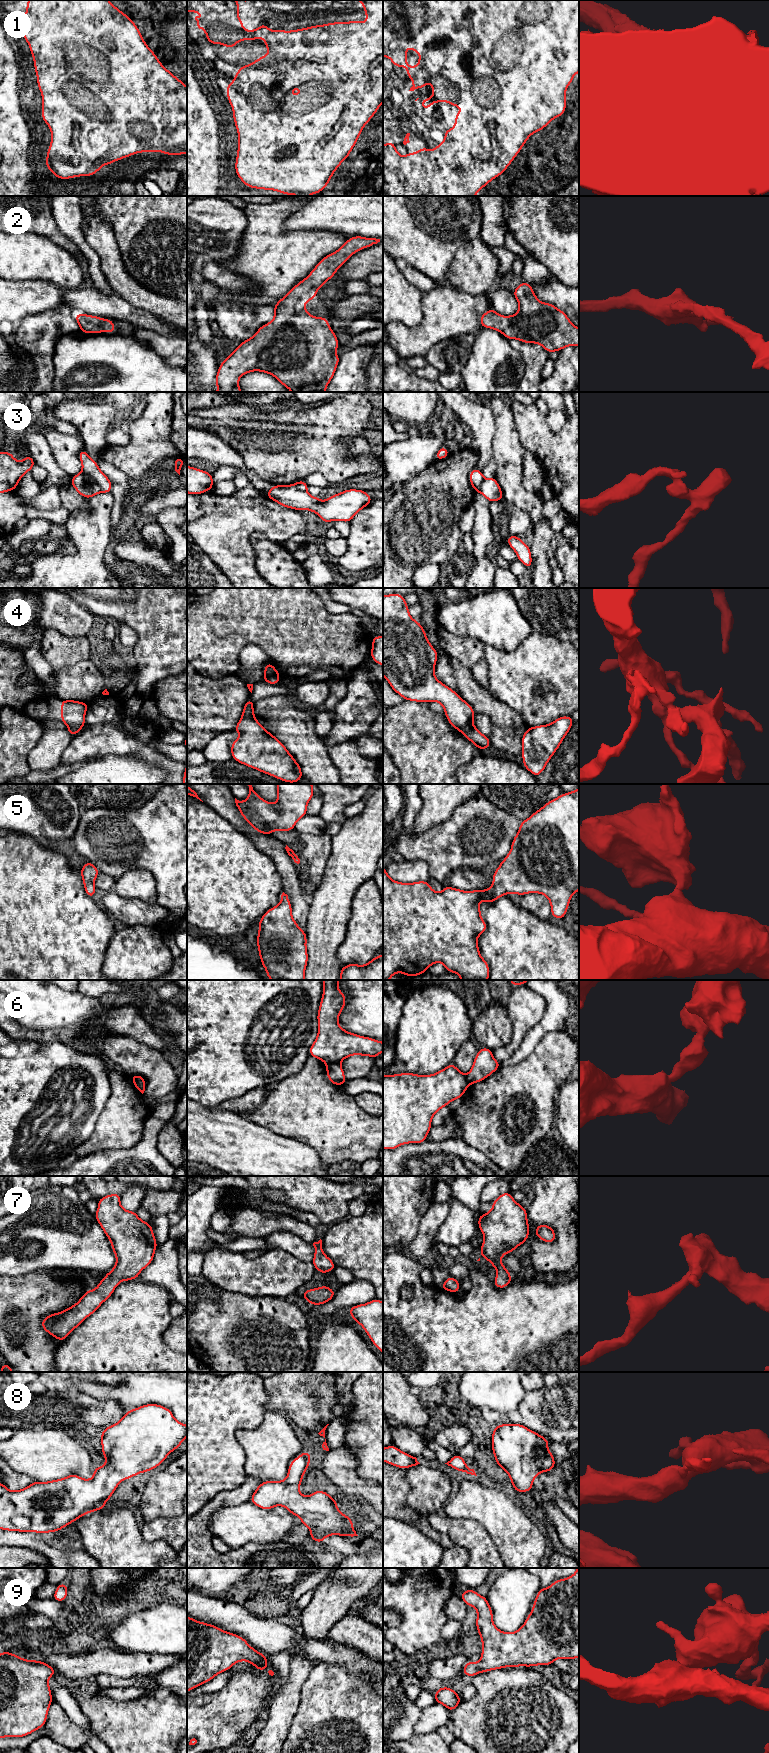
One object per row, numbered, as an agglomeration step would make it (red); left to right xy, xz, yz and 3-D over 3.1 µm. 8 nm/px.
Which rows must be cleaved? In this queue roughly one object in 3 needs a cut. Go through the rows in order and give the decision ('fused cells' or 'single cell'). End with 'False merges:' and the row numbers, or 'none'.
1: single cell
2: single cell
3: fused cells
4: fused cells
5: single cell
6: fused cells
7: single cell
8: single cell
9: single cell
False merges: 3, 4, 6

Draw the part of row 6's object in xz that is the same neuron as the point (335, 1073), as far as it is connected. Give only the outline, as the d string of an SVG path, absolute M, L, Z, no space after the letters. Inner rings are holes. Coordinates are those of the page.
M327 1063L326 1073L330 1083L343 1086L347 1079L340 1063Z

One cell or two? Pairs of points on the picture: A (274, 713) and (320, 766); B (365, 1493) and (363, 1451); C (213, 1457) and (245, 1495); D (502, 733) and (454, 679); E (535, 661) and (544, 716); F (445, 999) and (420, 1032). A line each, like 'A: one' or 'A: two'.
A: one
B: two
C: two
D: one
E: one
F: one

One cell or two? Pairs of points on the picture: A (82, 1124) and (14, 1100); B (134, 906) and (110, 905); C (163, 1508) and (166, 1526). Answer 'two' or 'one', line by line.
A: one
B: one
C: two

